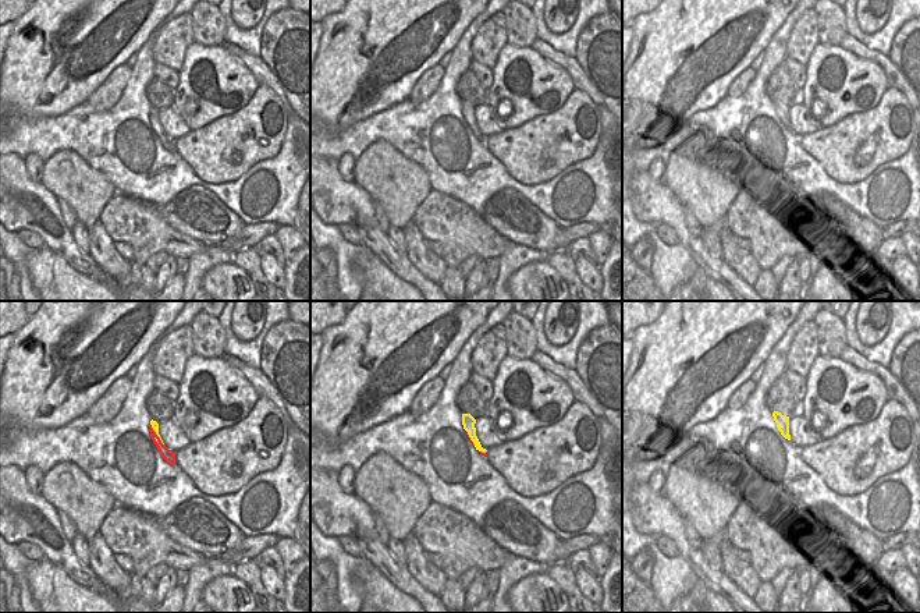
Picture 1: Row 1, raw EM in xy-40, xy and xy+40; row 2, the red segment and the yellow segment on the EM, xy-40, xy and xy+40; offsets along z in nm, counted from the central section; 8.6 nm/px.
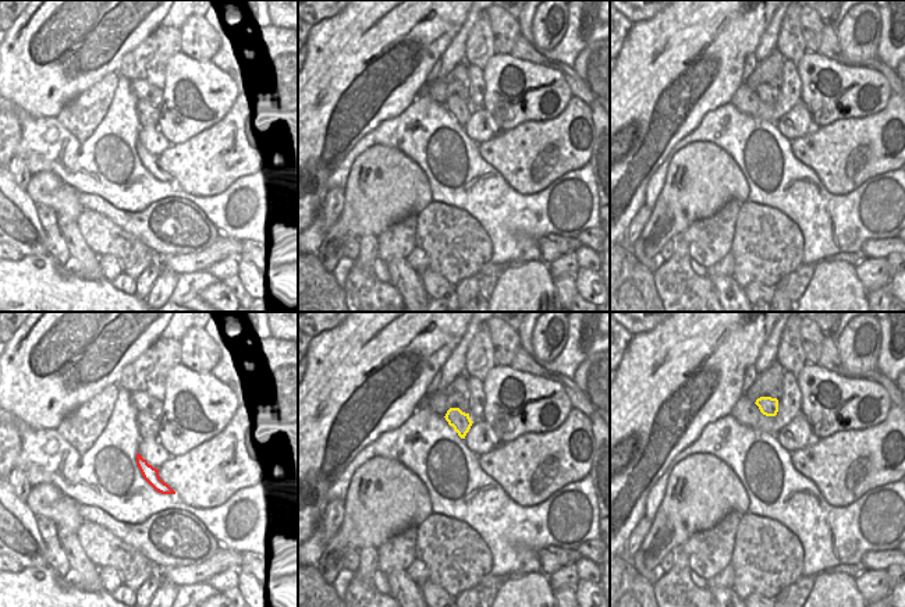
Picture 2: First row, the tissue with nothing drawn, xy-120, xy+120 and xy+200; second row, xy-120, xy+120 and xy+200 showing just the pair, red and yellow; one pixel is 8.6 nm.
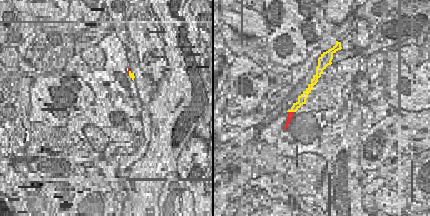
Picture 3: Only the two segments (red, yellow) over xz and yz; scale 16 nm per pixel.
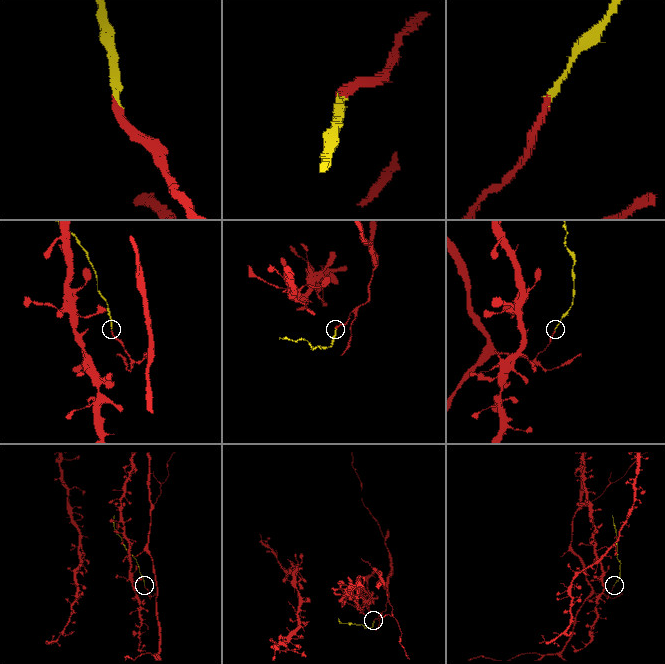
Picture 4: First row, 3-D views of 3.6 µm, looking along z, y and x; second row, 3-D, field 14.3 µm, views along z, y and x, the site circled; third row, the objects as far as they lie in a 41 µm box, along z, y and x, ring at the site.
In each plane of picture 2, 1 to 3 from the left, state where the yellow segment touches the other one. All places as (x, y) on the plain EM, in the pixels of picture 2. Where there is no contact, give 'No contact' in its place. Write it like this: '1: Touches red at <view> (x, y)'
1: No contact
2: No contact
3: No contact.

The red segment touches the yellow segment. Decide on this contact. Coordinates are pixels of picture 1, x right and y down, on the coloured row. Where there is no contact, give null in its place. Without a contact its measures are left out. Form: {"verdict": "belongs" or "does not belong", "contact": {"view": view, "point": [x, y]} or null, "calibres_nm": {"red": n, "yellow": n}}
{"verdict": "belongs", "contact": {"view": "xy-40", "point": [156, 435]}, "calibres_nm": {"red": 100, "yellow": 70}}

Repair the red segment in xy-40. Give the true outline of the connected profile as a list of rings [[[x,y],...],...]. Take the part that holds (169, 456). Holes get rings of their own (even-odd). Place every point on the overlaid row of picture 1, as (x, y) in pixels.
[[[150,421],[150,425],[149,425],[149,432],[150,432],[150,437],[153,440],[153,443],[156,444],[159,453],[161,454],[161,457],[171,465],[175,464],[175,453],[173,453],[171,450],[168,450],[160,435],[159,435],[159,424],[156,421]]]

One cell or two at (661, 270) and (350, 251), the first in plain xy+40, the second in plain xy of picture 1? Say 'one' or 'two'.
one

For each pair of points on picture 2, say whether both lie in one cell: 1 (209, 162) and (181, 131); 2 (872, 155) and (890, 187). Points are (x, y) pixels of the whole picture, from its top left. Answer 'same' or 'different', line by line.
1: different
2: different

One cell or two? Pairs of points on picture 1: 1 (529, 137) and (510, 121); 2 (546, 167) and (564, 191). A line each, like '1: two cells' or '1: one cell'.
1: two cells
2: two cells

